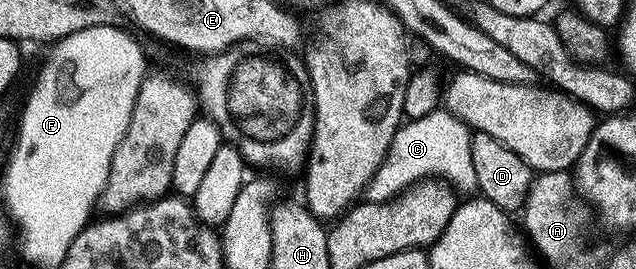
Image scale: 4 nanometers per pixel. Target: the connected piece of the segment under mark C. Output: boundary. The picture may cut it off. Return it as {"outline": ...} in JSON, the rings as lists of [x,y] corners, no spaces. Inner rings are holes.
{"outline":[[[437,110],[417,120],[408,120],[407,122],[401,123],[400,129],[394,134],[392,144],[388,148],[388,153],[382,162],[382,166],[378,166],[374,178],[368,183],[366,189],[367,199],[373,203],[392,200],[396,196],[399,196],[411,184],[417,184],[419,180],[429,178],[439,178],[441,181],[447,182],[457,189],[475,189],[474,162],[470,162],[471,141],[472,132],[468,125],[447,110]]]}

